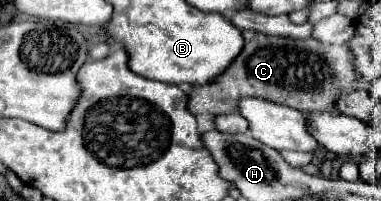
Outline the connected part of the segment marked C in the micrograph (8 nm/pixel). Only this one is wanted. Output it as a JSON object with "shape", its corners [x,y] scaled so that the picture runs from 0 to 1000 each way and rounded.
{"shape":[[[638,154],[638,194],[643,194],[643,224],[627,284],[564,403],[507,433],[496,502],[491,502],[491,542],[507,572],[617,562],[622,502],[633,483],[696,483],[706,502],[722,502],[722,512],[738,512],[738,522],[753,522],[785,552],[874,552],[874,512],[900,463],[900,443],[937,423],[937,363],[927,353],[921,264],[906,224],[858,224],[858,214],[837,214],[832,194],[769,204],[769,194],[743,194],[743,184],[685,174],[675,154]]]}

